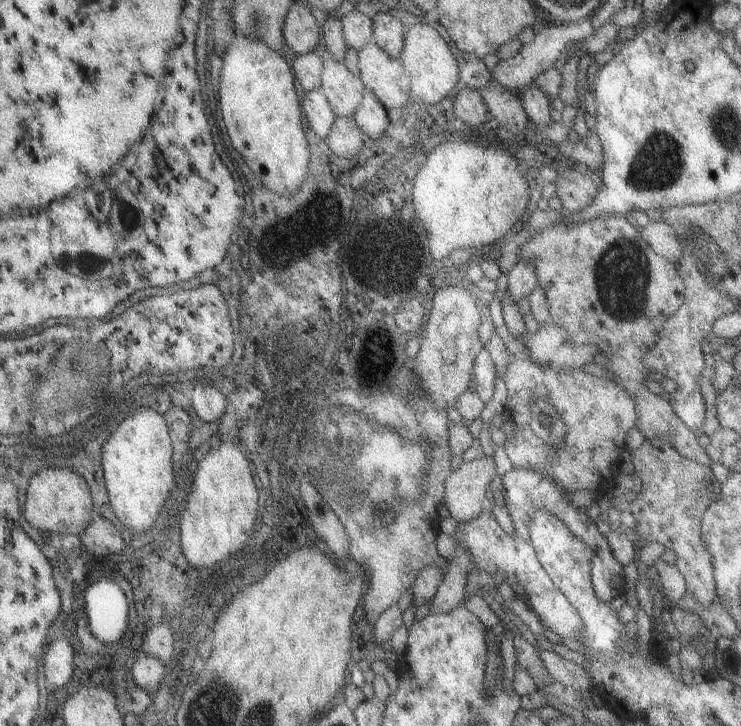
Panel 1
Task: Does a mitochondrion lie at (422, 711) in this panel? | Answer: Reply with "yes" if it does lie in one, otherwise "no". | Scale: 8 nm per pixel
no

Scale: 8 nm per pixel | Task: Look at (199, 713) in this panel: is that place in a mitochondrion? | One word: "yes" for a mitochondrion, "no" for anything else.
yes

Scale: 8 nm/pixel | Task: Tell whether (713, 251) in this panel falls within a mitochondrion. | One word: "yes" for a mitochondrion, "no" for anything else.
yes

